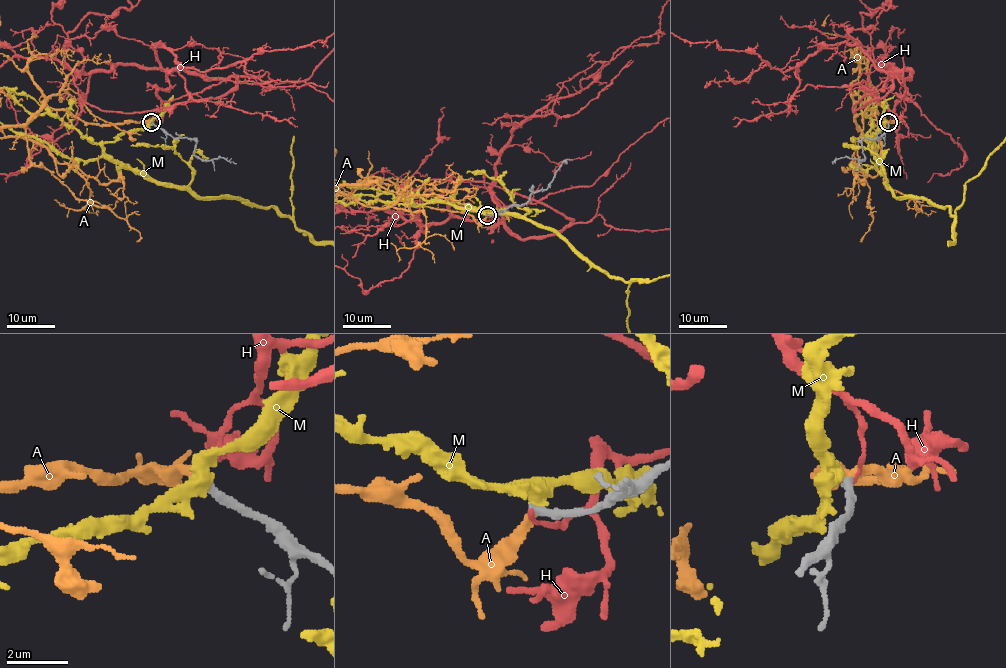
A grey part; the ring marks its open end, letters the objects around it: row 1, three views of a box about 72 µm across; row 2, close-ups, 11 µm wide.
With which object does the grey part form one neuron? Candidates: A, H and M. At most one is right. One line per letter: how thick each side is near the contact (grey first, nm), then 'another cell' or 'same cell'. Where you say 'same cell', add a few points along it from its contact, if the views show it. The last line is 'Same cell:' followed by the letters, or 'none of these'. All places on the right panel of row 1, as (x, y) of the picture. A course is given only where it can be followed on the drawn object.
A: 280/300 nm | same cell
H: 280/130 nm | another cell
M: 280/420 nm | another cell
Same cell: A

